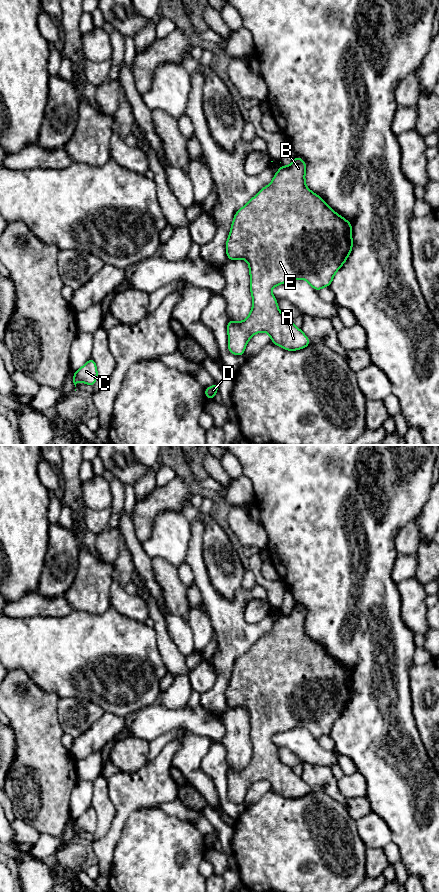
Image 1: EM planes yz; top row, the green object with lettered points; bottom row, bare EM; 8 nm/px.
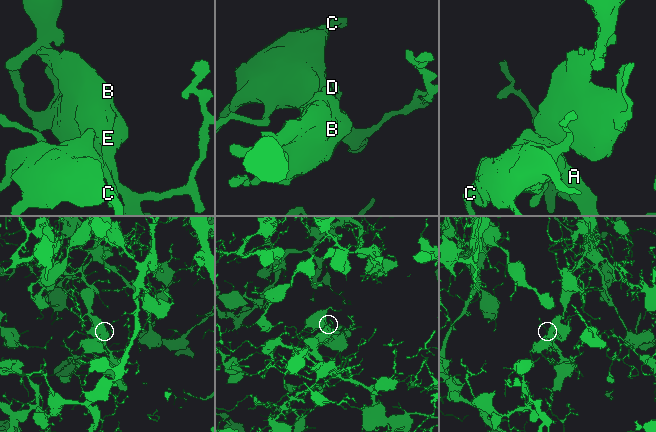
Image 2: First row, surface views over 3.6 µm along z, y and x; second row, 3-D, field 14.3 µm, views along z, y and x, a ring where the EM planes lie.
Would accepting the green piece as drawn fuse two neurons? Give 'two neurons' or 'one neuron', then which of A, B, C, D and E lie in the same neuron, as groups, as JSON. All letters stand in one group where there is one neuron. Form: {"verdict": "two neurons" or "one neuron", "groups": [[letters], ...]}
{"verdict": "one neuron", "groups": [["A", "B", "C", "D", "E"]]}

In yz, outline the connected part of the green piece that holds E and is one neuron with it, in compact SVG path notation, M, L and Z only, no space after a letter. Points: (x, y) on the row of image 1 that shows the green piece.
M294 157L289 167L281 163L272 182L263 187L250 201L234 215L229 236L226 241L227 260L245 259L249 264L250 292L252 309L242 322L228 319L228 351L236 356L243 356L250 338L259 332L267 332L271 342L288 351L303 349L311 344L310 339L296 327L292 320L284 316L272 295L271 289L277 285L295 279L306 280L315 291L330 287L335 273L346 262L352 252L352 225L338 215L317 194L309 190L305 183L306 162L300 157Z

